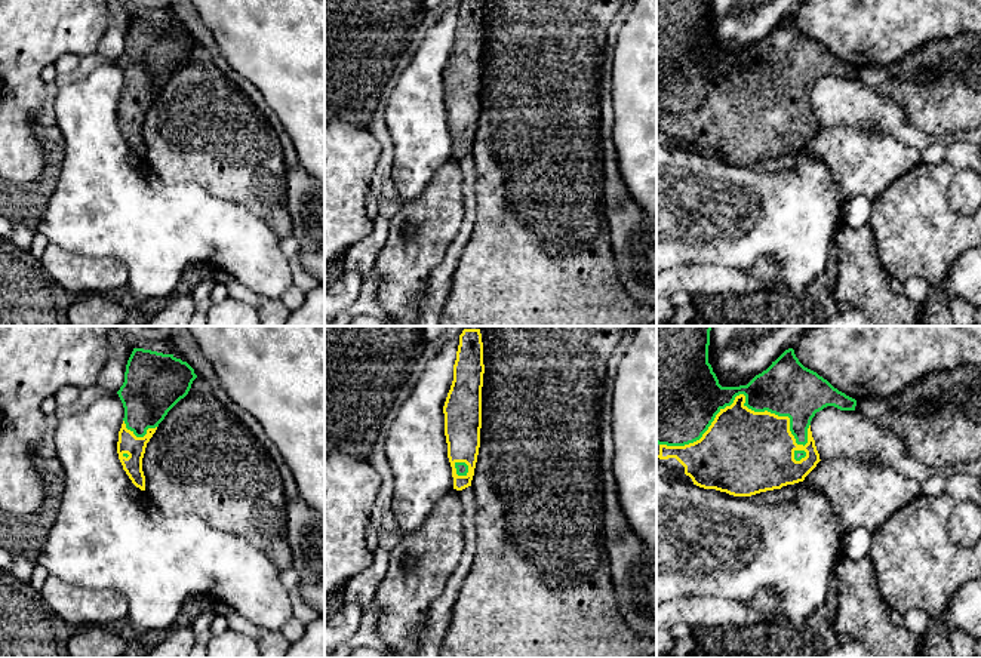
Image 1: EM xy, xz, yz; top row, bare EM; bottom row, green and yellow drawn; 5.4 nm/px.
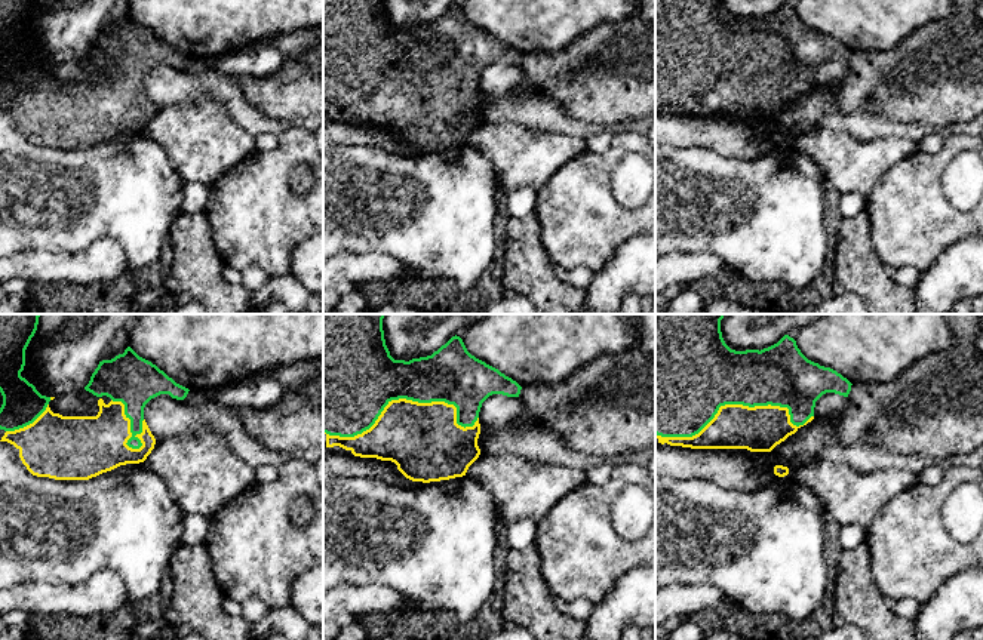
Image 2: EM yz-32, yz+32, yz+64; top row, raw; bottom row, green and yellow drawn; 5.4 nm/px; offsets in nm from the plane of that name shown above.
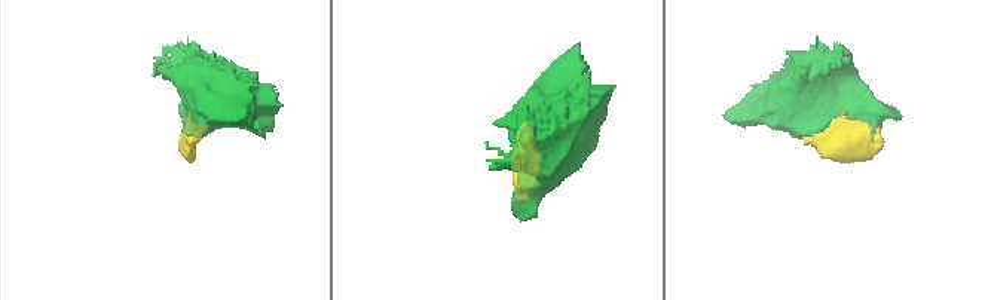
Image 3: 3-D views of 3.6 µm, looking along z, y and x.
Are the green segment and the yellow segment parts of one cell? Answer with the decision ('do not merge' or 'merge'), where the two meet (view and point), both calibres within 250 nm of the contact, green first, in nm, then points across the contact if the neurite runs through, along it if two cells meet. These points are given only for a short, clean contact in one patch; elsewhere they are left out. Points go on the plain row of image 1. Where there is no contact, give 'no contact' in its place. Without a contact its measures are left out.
merge; contact yz (746, 70); calibres 300 and 420 nm

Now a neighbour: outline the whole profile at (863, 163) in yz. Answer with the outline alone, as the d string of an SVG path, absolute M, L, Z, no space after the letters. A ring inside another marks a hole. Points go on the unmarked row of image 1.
M855 124L821 127L805 145L803 151L825 163L842 193L843 202L857 196L874 200L898 176L922 162L919 150L889 135L870 132Z

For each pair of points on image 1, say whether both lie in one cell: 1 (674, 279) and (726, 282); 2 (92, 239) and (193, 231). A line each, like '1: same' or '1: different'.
1: same
2: same

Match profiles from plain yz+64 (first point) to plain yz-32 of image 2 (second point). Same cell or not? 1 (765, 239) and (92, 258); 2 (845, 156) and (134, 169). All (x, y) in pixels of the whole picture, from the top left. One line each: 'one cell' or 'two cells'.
1: two cells
2: two cells

